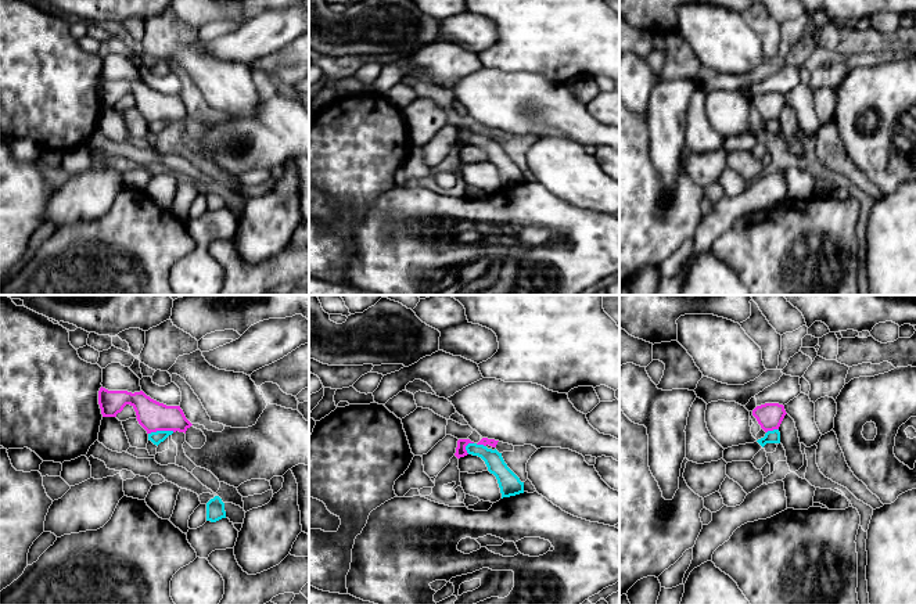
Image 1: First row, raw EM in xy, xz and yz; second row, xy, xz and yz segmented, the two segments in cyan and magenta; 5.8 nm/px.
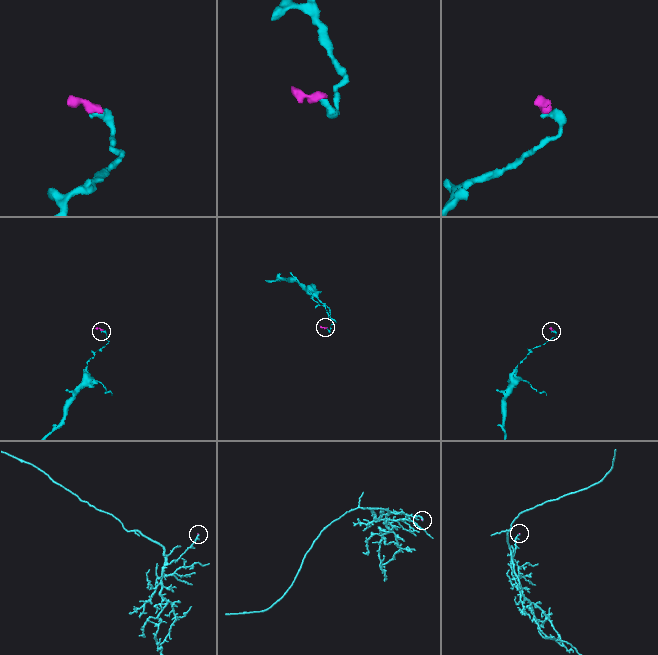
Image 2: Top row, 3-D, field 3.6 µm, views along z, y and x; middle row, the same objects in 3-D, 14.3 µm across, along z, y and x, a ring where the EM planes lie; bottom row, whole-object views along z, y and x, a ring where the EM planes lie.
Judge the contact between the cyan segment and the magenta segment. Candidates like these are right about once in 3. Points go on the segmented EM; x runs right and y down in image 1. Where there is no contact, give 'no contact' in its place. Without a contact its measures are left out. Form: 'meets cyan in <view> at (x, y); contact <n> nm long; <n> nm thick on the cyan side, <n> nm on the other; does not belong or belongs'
meets cyan in xy at (161, 431); contact 150 nm long; 70 nm thick on the cyan side, 180 nm on the other; does not belong

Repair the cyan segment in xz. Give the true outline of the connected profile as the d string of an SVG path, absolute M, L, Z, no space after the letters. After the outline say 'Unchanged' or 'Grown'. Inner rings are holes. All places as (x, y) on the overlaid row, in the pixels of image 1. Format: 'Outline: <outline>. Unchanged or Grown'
Outline: M468 443L466 450L468 454L478 456L485 461L488 471L497 479L502 499L524 493L524 482L507 467L502 453L496 449L492 450L484 445Z. Unchanged

